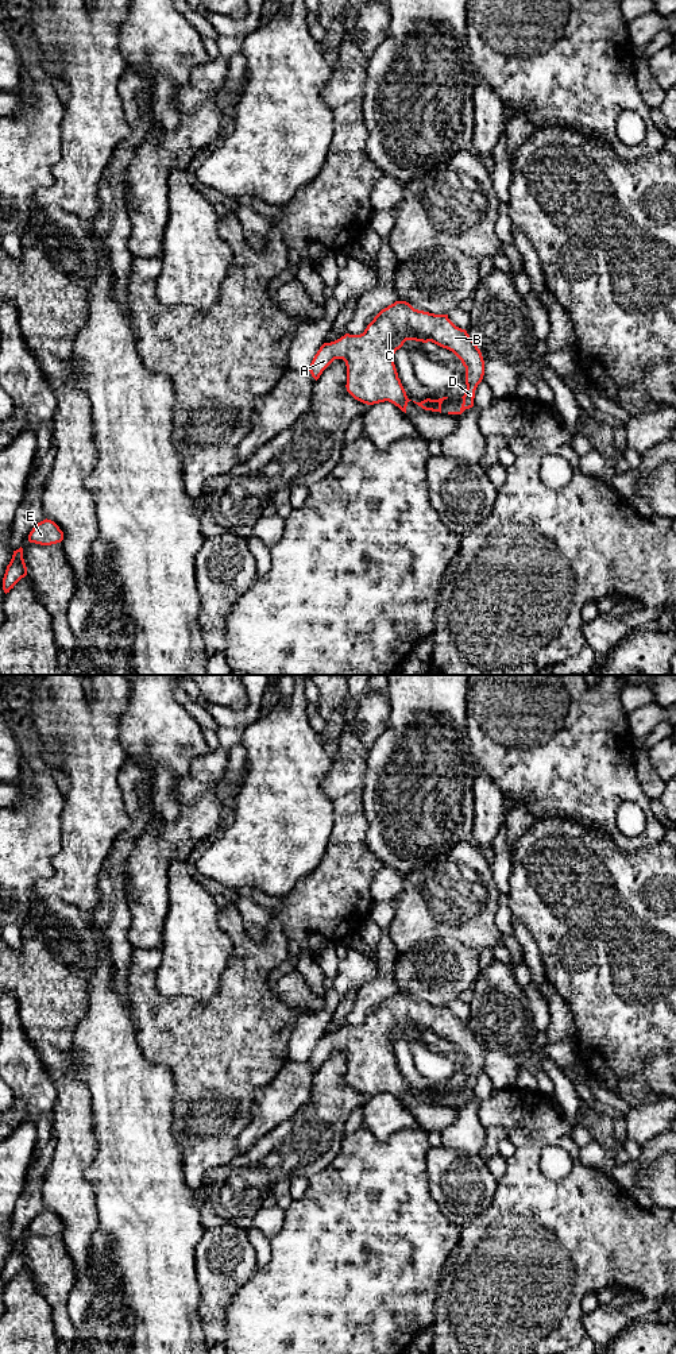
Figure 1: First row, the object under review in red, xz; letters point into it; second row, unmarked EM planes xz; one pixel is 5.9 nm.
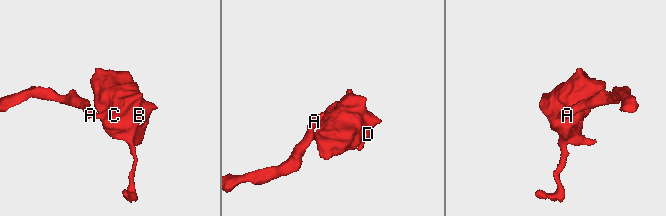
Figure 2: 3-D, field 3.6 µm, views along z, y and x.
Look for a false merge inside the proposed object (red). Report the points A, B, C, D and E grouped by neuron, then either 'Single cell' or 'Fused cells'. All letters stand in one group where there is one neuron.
Groups: A B C D E. Single cell

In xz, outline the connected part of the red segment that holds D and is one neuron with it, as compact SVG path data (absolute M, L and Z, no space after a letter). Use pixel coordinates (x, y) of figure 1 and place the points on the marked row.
M395 301L382 309L374 320L367 325L363 333L345 333L340 339L324 343L314 355L309 371L317 381L322 371L335 360L343 359L347 366L347 391L358 401L374 405L389 401L406 413L407 398L406 391L398 378L394 364L394 354L406 340L428 343L432 342L443 348L452 351L466 367L466 393L461 397L463 404L459 412L448 412L448 414L461 414L466 409L474 406L475 390L484 375L484 360L480 350L470 337L466 329L456 327L448 315L434 315L414 309L406 301Z

